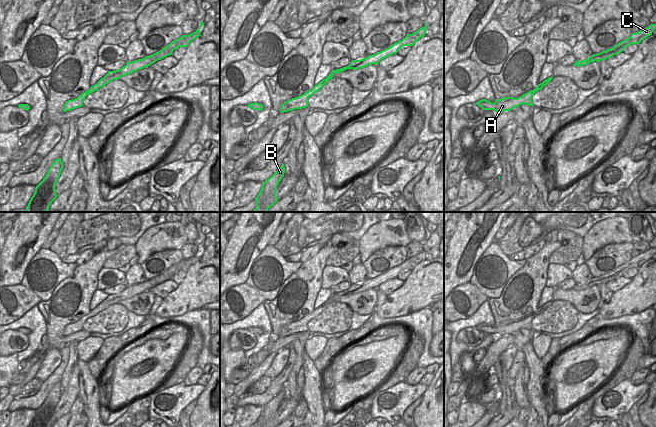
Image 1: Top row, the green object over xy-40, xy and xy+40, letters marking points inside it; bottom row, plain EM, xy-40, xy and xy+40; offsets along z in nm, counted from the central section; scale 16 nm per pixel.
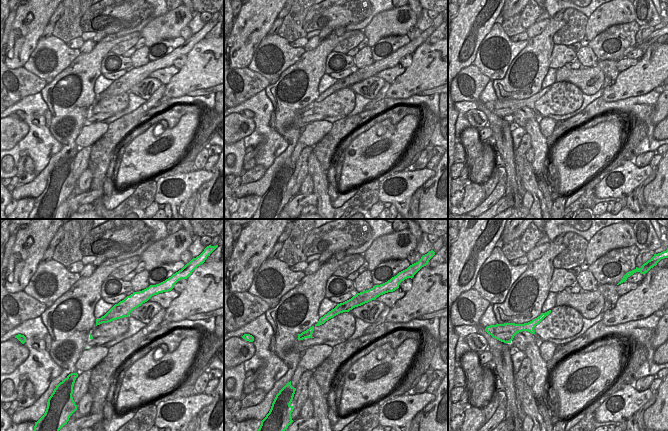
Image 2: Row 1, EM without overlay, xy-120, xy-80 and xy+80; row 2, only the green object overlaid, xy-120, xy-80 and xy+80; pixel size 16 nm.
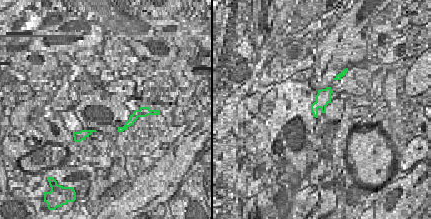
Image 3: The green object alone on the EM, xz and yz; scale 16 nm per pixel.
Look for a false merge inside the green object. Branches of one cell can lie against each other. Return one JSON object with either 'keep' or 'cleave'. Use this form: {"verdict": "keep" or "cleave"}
{"verdict": "cleave"}

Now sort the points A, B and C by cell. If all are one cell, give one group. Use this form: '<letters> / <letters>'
A / B C

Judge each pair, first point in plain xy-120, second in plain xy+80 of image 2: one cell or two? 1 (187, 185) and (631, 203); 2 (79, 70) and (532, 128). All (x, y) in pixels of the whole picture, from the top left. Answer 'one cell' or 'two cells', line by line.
1: two cells
2: two cells

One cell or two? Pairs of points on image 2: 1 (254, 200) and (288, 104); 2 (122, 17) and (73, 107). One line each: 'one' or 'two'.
1: two
2: two

